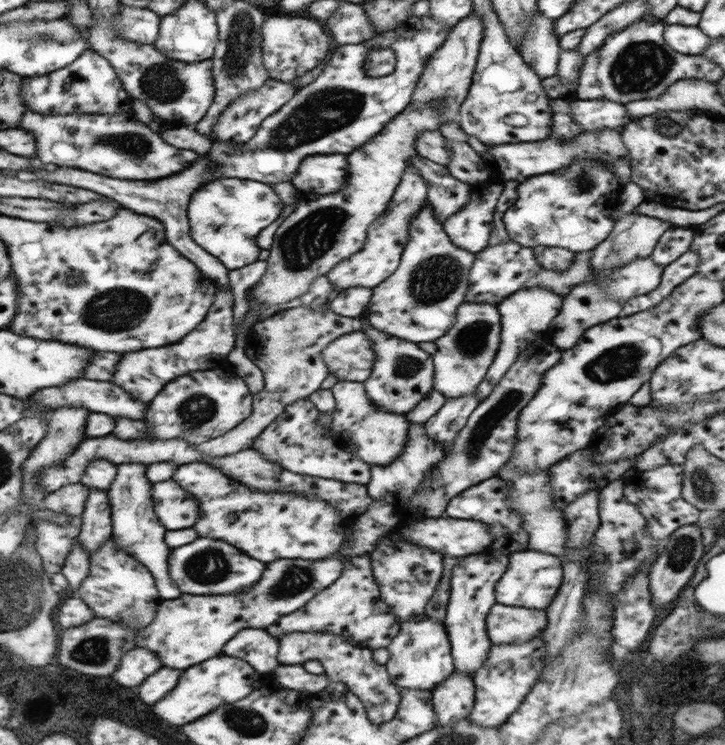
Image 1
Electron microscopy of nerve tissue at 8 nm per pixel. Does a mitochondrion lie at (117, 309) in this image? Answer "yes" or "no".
yes

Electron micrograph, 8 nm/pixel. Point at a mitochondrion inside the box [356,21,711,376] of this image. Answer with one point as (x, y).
(643, 64)

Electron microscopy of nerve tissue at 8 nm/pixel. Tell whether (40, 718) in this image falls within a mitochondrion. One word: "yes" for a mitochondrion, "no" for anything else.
no

